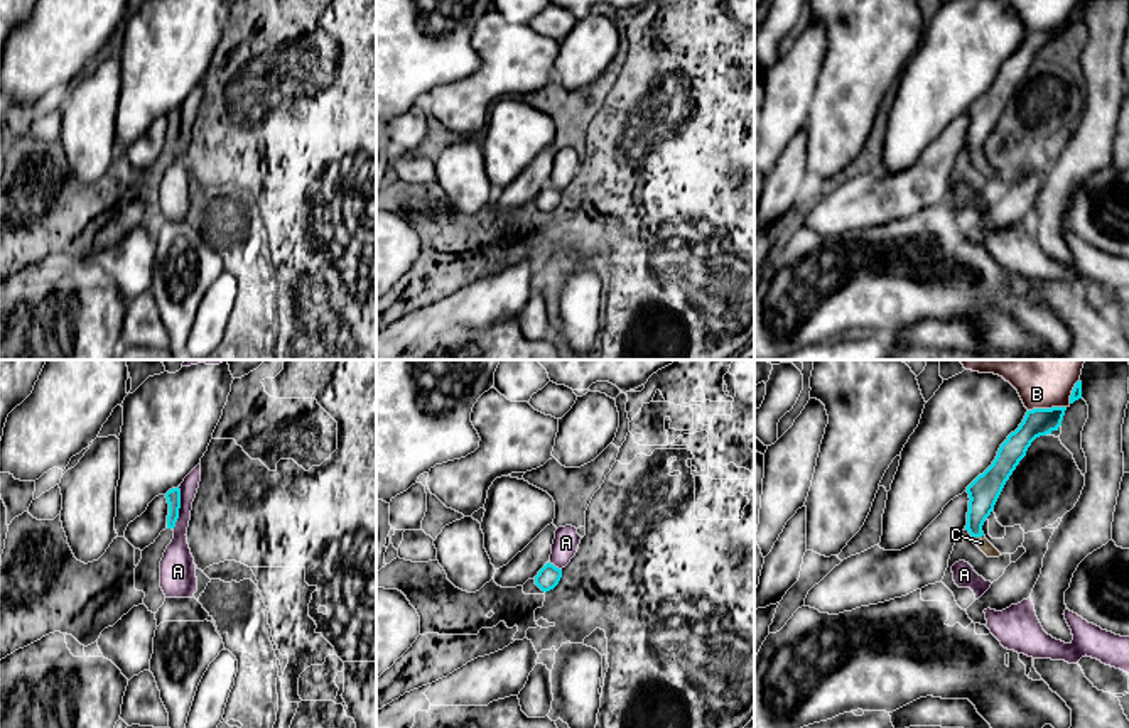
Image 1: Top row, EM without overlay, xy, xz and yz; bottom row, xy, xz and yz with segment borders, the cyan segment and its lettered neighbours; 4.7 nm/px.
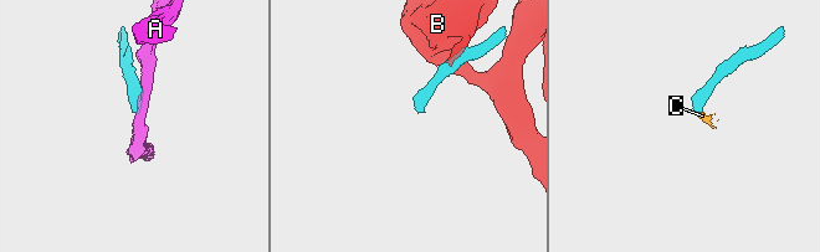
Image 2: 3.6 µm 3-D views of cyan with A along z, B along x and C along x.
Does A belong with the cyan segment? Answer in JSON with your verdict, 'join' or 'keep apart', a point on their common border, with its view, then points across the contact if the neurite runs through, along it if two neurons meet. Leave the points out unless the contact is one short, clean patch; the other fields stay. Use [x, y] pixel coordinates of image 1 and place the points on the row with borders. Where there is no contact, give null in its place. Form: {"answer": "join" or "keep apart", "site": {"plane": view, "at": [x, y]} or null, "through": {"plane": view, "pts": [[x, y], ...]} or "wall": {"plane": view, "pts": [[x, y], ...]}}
{"answer": "keep apart", "site": {"plane": "xy", "at": [179, 507]}, "wall": {"plane": "xy", "pts": [[179, 487], [179, 517], [172, 529]]}}

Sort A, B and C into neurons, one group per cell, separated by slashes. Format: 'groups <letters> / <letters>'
groups A / B / C

